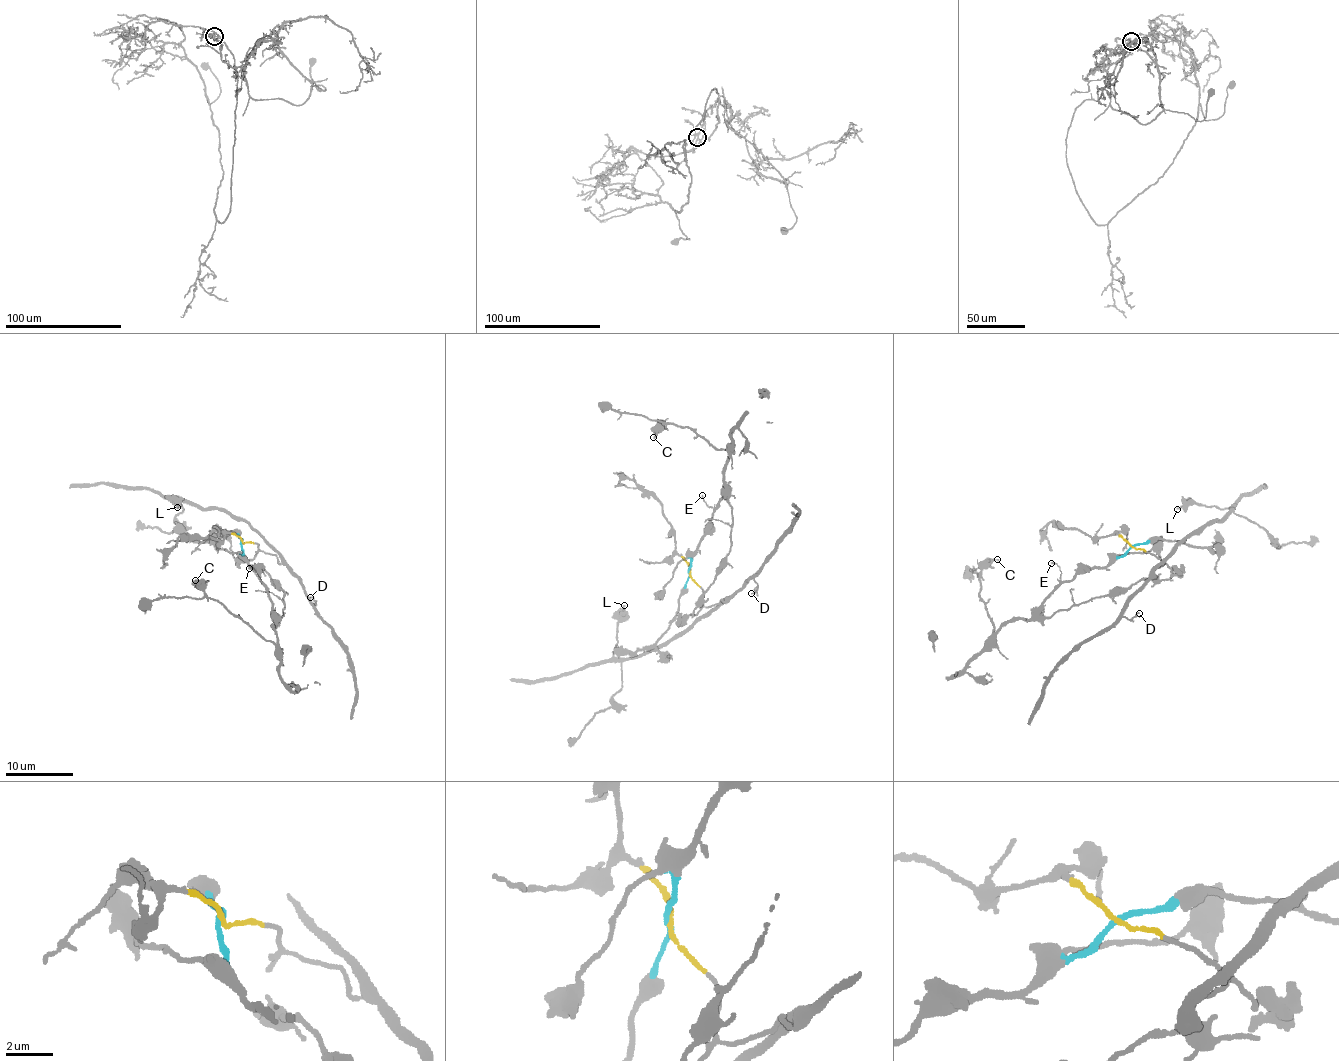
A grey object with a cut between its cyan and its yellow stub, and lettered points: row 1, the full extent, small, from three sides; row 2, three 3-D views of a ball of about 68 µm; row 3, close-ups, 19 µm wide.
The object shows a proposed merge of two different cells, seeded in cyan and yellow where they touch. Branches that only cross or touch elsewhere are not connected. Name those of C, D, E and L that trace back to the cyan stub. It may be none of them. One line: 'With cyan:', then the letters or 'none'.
With cyan: C, E

